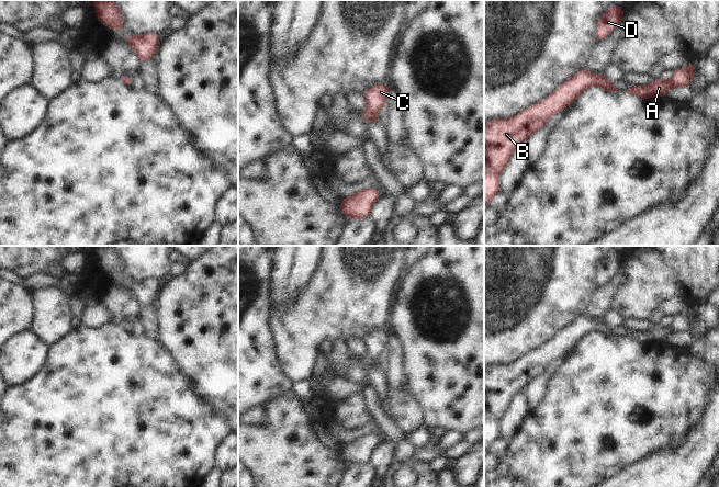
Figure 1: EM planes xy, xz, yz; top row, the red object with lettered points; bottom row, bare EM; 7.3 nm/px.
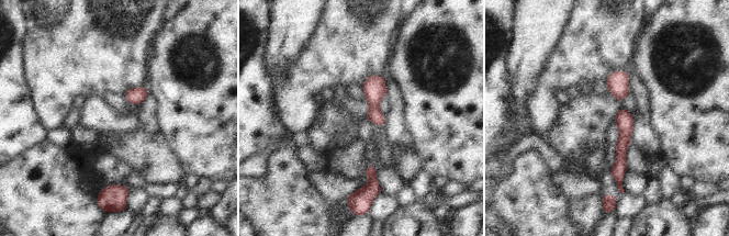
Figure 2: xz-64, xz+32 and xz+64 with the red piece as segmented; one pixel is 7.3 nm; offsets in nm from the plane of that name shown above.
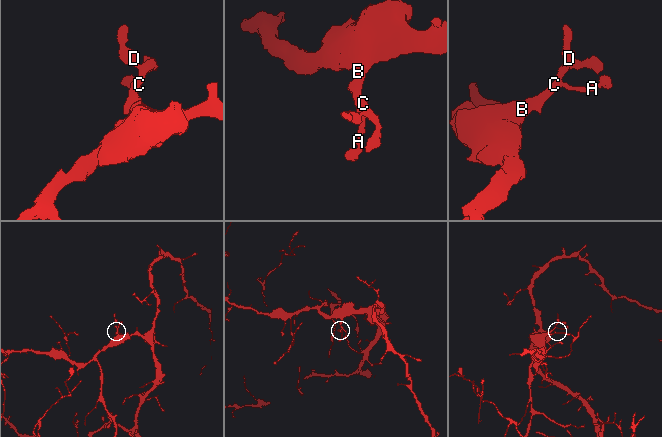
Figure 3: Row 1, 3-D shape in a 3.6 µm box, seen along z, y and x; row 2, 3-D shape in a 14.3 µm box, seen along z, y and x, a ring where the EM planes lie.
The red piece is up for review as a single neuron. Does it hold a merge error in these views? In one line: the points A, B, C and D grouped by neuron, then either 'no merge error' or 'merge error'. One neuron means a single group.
groups A B C D; no merge error

